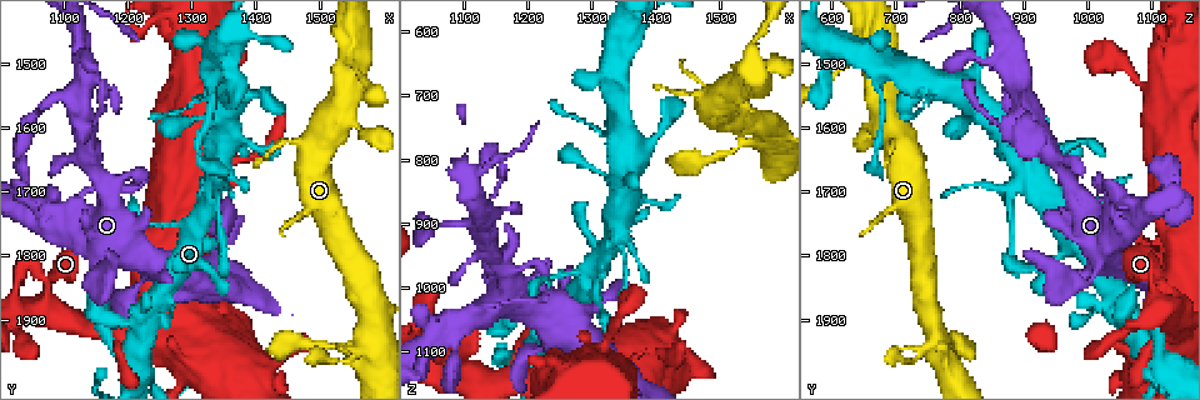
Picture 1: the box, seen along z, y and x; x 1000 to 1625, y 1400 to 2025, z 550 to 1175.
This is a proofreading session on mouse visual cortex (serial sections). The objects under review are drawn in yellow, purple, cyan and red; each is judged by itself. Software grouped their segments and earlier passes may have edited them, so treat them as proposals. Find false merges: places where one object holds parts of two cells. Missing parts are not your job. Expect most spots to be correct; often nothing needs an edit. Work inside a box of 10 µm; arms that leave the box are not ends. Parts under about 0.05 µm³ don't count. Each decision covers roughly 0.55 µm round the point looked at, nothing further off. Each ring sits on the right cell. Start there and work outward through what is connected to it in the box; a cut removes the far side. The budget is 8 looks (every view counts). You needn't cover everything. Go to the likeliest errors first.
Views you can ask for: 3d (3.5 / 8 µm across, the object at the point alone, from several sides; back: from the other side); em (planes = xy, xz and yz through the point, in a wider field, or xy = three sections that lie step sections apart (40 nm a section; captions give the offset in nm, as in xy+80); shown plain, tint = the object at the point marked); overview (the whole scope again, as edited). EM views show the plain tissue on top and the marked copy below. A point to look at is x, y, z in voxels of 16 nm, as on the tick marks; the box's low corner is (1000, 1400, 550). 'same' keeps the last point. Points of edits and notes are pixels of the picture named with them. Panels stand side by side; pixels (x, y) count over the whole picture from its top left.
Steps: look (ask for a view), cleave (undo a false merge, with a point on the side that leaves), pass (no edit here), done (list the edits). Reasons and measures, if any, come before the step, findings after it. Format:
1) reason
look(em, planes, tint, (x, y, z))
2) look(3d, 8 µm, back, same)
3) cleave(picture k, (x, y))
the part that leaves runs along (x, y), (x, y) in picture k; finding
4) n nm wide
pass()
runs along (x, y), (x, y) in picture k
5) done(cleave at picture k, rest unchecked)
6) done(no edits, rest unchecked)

sudden change in width
look(em, xy, step 1, tint, (1340, 1710, 875))

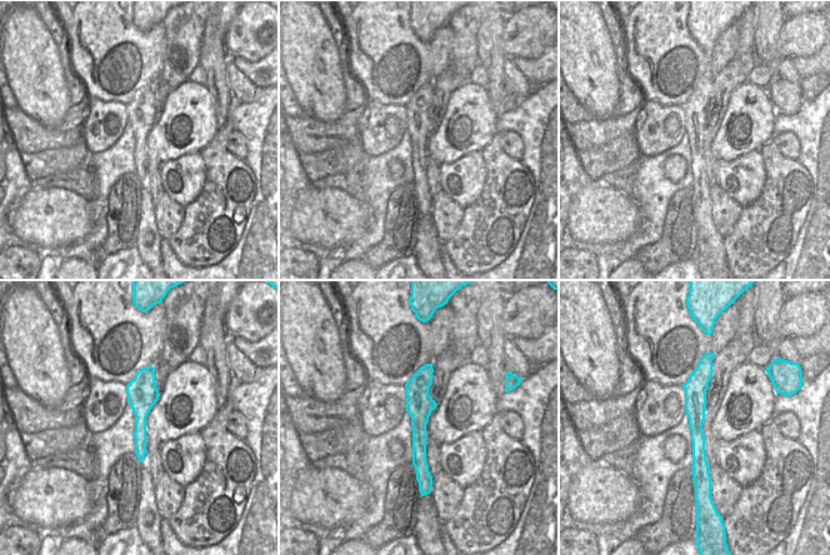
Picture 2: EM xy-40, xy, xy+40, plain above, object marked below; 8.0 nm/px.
look(3d, 3.5 µm, same)

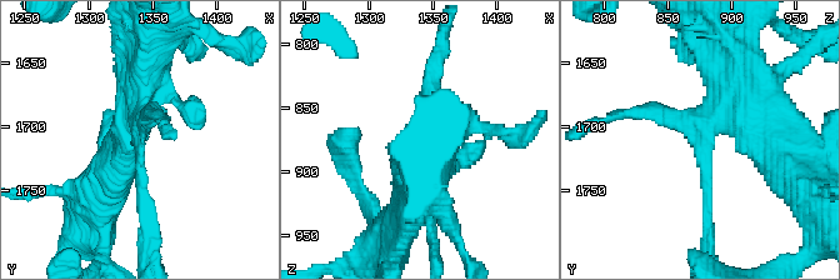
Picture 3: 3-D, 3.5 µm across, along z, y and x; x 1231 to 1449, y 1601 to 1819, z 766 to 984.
220 nm wide
pass()
runs along (709, 356), (696, 385), (708, 485) in picture 2; continuous, no second cell

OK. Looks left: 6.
narrows sharply
look(3d, 3.5 µm, (1525, 1960, 720))

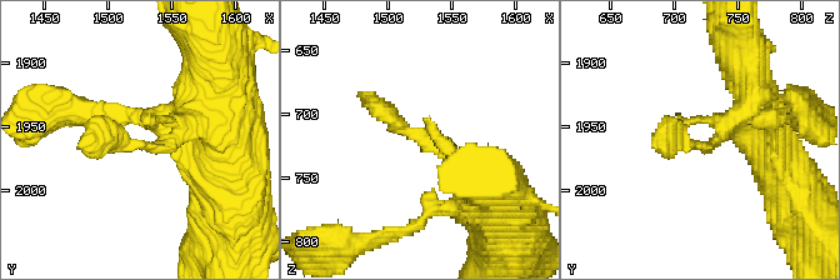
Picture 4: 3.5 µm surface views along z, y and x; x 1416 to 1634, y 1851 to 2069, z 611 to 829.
shape alone is not enough
look(em, xy, step 5, tint, (1528, 1964, 718))

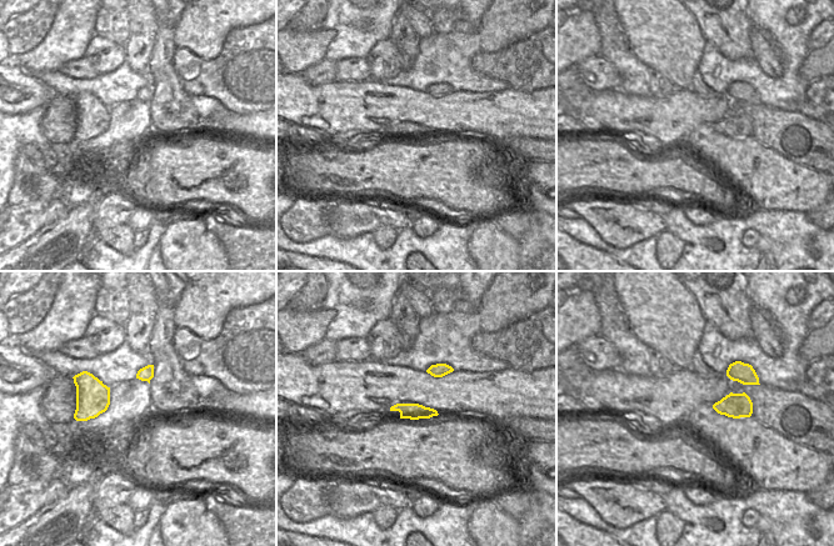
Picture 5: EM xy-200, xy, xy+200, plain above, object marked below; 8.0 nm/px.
pass()
continuous, no second cell

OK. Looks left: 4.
look(em, planes, tint, (1205, 1865, 1105))

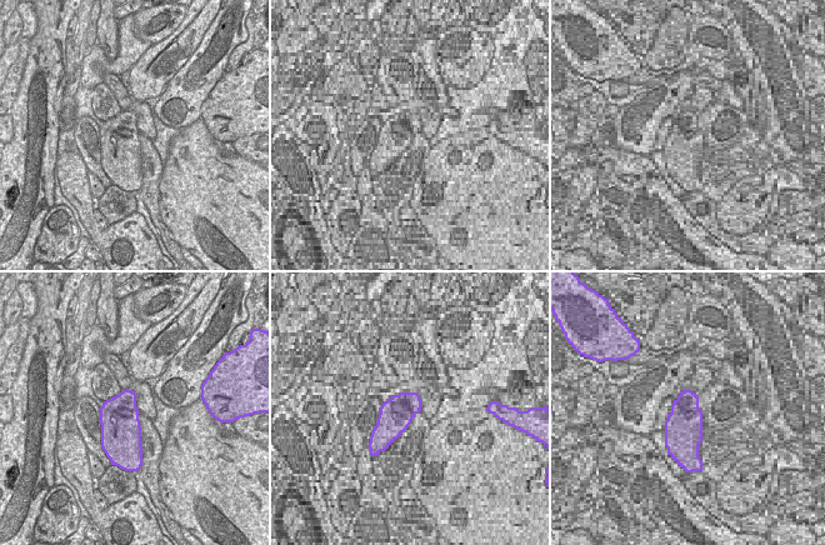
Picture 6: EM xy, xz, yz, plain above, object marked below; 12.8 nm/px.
wider look
look(3d, 3.5 µm, same)

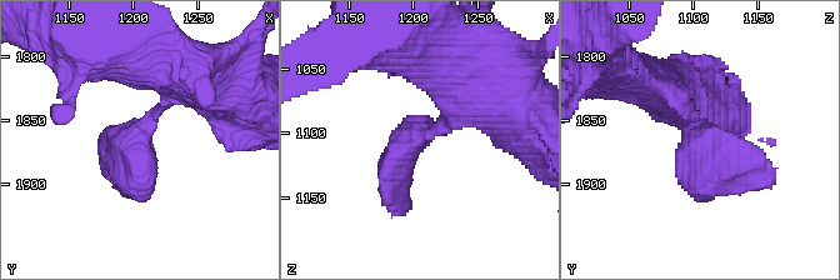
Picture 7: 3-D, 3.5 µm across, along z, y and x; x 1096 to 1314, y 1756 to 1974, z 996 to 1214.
pass()
one cell here

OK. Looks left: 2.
done(no edits, rest unchecked)

